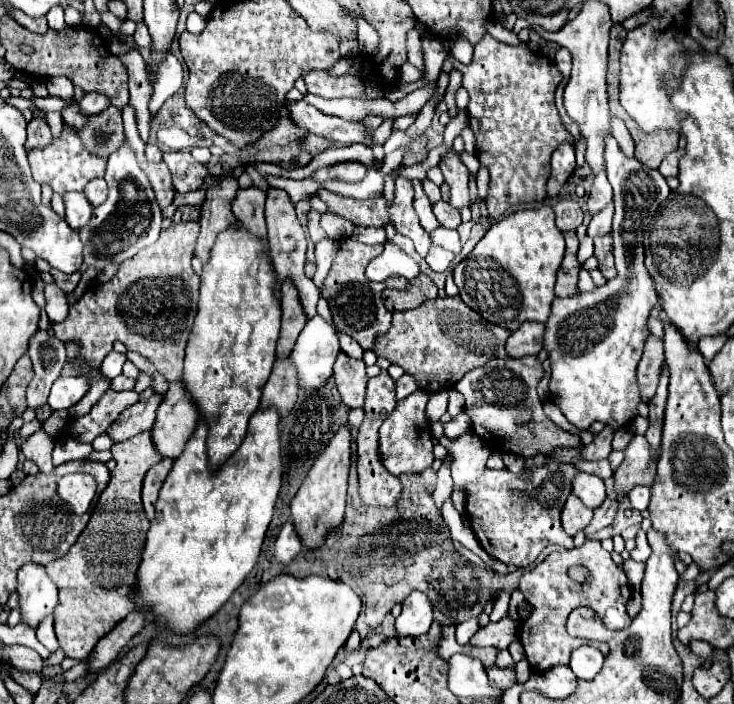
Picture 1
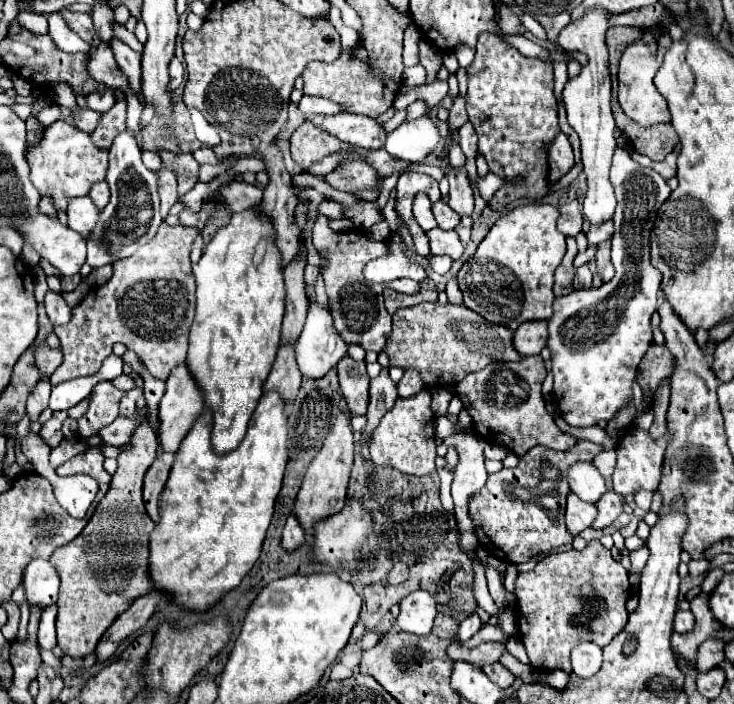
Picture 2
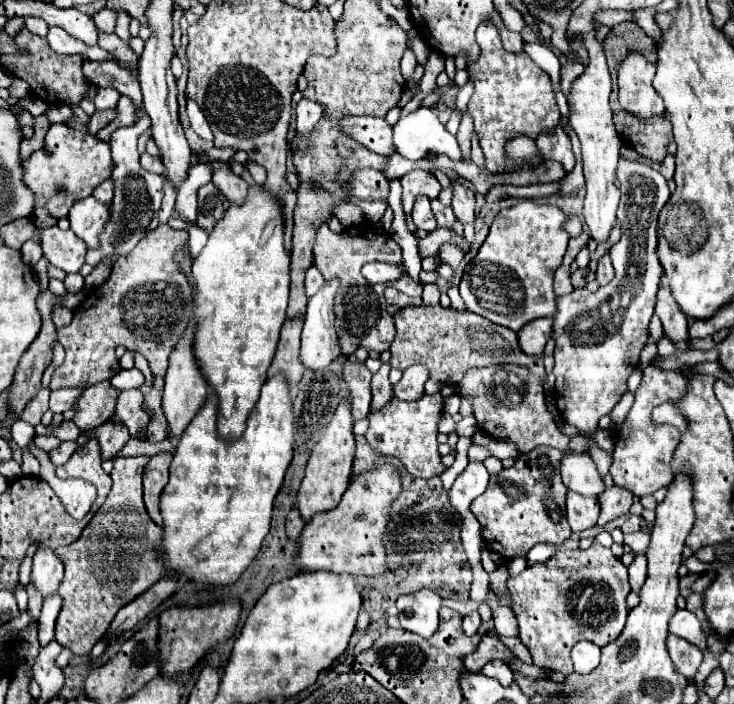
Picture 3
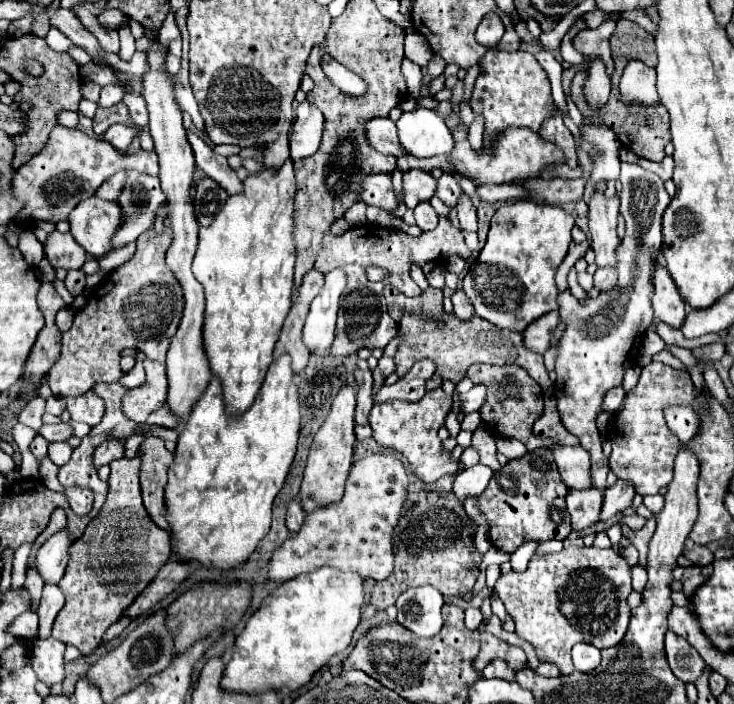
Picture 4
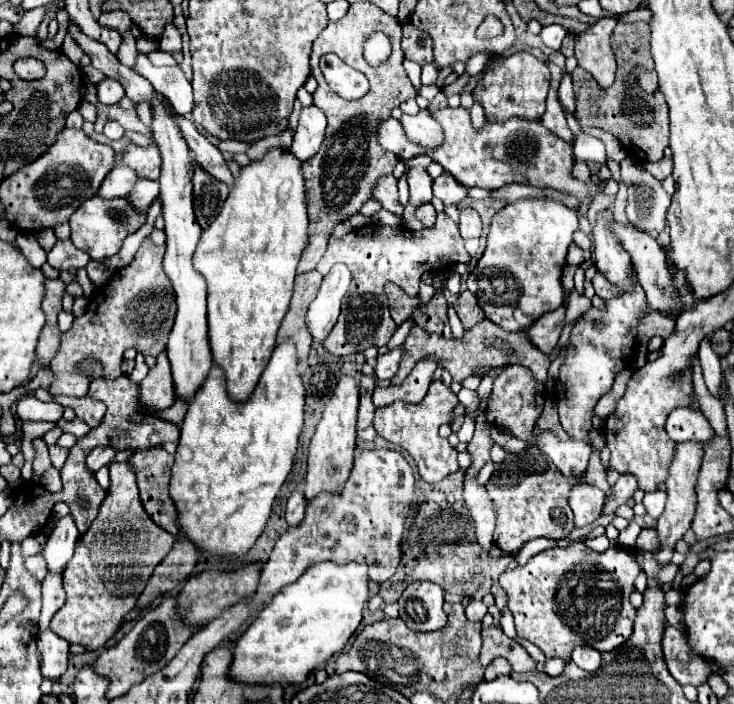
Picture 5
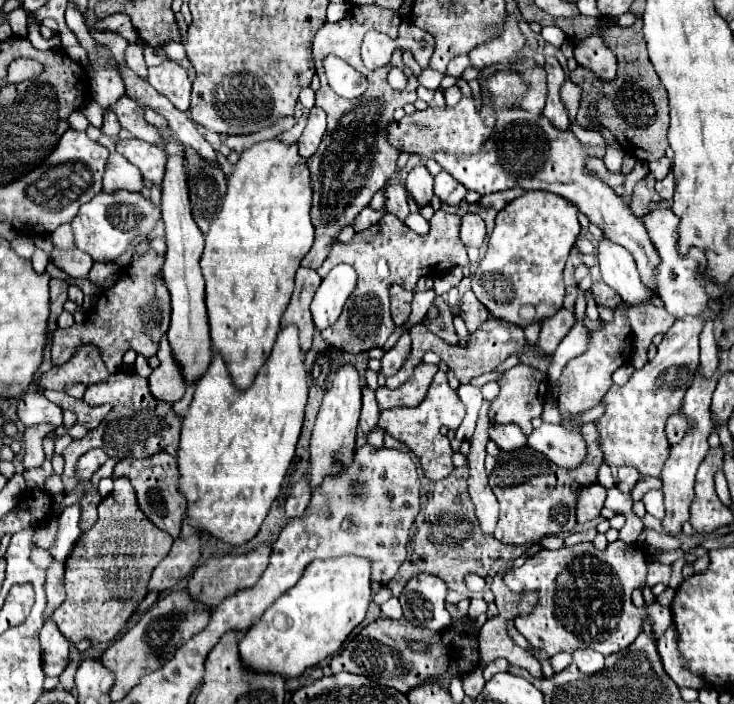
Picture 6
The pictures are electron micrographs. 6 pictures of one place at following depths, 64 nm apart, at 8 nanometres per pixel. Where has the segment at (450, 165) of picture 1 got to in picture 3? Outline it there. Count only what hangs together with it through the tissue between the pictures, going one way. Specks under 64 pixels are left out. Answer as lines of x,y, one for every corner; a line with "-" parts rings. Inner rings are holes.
452,180
454,184
454,196
452,196
452,210
456,214
456,218
462,224
474,222
474,192
468,190
464,184
460,184
458,180

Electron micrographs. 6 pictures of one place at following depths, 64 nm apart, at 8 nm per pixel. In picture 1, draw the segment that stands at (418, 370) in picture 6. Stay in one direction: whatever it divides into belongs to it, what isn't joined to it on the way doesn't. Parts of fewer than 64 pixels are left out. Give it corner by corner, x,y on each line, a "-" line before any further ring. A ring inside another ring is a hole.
404,374
398,382
396,382
396,400
404,400
406,396
410,396
412,392
418,390
416,380
410,374

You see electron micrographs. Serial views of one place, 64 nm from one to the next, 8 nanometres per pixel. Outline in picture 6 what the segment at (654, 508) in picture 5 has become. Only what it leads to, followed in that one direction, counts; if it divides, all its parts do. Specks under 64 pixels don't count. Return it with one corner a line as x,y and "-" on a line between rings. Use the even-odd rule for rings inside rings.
650,490
644,494
642,498
644,506
646,506
646,512
652,514
654,518
662,520
664,518
664,494
660,490

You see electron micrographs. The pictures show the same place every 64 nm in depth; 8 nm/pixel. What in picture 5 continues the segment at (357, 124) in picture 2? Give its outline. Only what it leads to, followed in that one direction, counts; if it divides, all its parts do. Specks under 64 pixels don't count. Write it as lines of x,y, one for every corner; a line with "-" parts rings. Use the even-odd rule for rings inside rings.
462,106
436,110
432,114
444,128
445,141
440,147
426,150
412,144
410,140
406,140
400,120
394,120
394,118
380,122
380,128
376,132
380,138
380,146
388,152
394,152
402,160
418,156
418,154
426,154
434,158
438,164
442,164
446,172
450,172
458,182
462,182
468,188
478,186
478,188
498,190
502,186
518,182
518,184
530,184
530,186
550,186
560,192
578,196
580,200
584,200
584,196
588,194
590,196
598,194
596,184
576,180
570,174
574,166
572,146
560,140
558,136
554,136
552,132
548,132
540,122
510,118
504,124
486,122
480,130
474,130
470,114

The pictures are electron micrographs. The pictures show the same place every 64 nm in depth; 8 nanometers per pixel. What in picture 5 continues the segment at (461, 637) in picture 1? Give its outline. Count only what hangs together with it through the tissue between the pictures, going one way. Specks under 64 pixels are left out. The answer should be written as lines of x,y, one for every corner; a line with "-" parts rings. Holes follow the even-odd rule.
470,602
468,606
466,606
466,616
468,616
468,620
472,620
472,622
480,622
484,616
486,616
486,606
482,604
482,602

